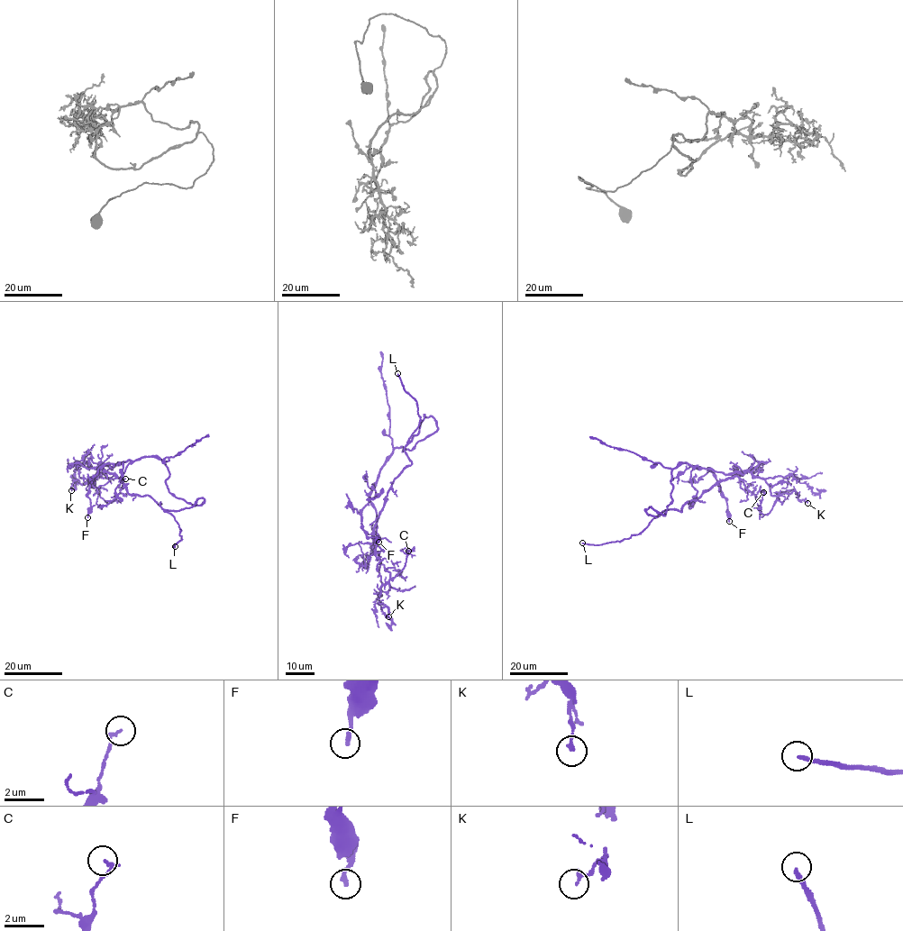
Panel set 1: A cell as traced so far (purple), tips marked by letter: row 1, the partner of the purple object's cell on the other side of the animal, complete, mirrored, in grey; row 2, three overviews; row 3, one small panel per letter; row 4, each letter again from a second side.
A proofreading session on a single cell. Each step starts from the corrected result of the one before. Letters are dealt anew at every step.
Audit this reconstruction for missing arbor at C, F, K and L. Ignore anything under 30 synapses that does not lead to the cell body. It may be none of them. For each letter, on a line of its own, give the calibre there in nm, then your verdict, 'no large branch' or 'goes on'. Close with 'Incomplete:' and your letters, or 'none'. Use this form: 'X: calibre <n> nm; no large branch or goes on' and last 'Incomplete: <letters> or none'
C: calibre 120 nm; no large branch
F: calibre 220 nm; no large branch
K: calibre 150 nm; no large branch
L: calibre 180 nm; goes on
Incomplete: L

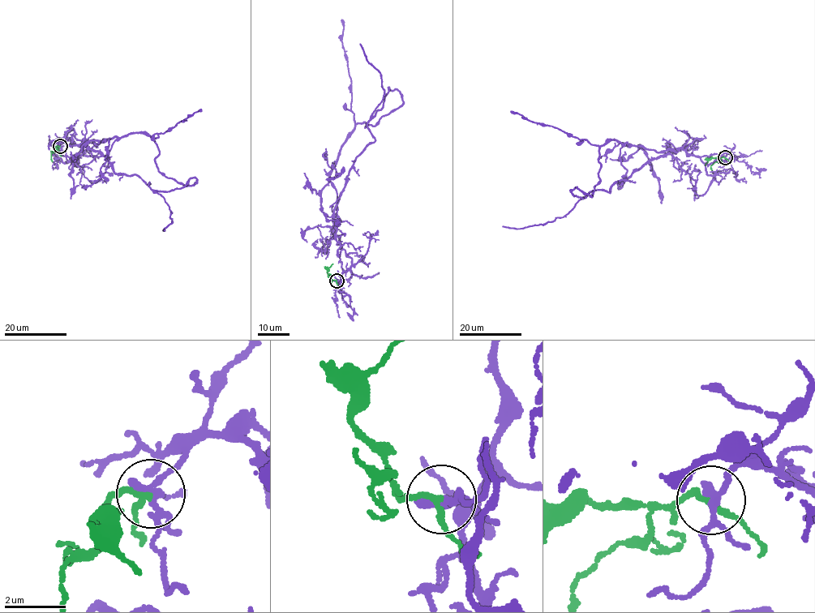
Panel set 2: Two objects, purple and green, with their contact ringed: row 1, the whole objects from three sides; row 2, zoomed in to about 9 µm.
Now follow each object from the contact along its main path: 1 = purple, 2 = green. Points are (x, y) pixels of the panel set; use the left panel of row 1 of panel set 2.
1: (60, 146), (86, 141), (107, 157), (115, 173), (149, 183), (171, 211), (172, 221), (165, 229)
2: (60, 146), (53, 148), (61, 156)

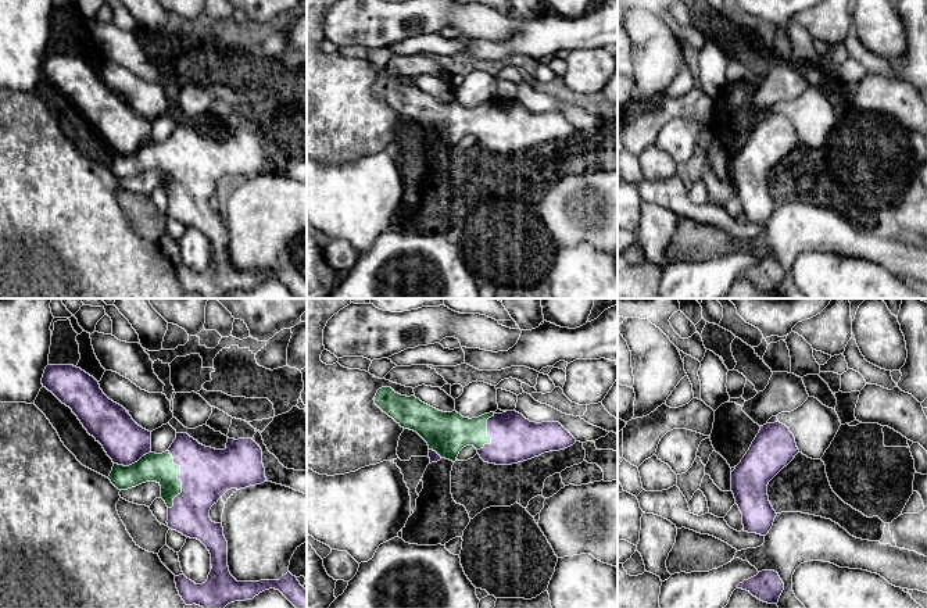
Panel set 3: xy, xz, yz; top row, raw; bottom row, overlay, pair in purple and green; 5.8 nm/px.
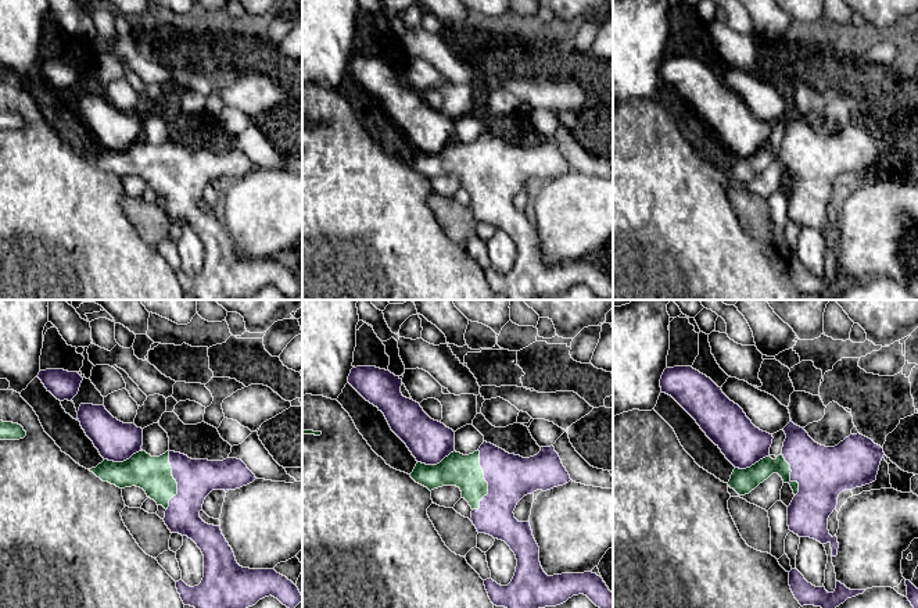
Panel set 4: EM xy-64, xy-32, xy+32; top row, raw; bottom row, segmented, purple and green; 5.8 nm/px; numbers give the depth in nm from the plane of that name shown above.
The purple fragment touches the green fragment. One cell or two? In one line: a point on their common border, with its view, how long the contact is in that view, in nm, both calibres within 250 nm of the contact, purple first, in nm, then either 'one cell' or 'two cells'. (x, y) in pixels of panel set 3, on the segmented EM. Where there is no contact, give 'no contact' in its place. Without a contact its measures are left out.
xy (178, 478) | 340 nm | 300/170 nm | one cell

